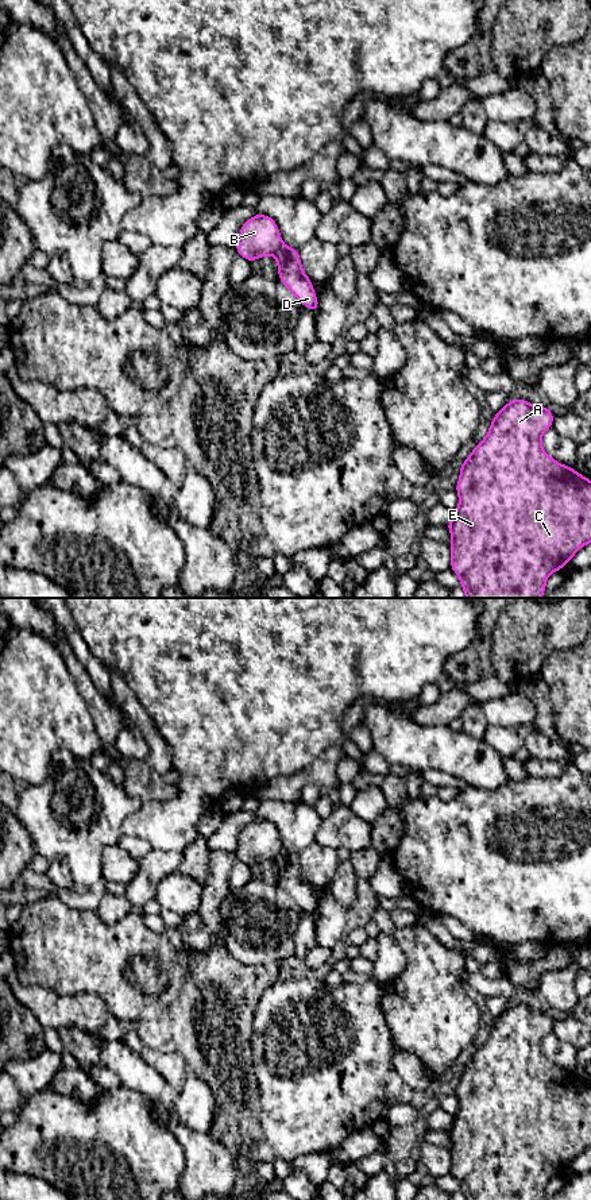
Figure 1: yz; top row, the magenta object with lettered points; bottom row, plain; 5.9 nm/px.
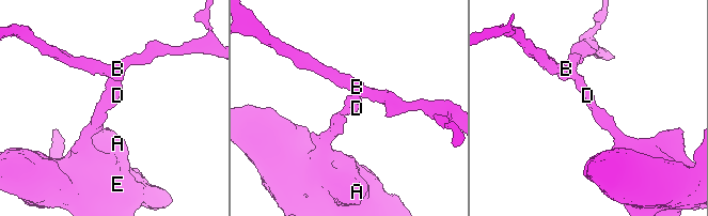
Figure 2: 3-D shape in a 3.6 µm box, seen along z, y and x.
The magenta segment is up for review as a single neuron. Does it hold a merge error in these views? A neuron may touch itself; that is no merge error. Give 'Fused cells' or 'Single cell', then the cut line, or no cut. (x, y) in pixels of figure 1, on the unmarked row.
Fused cells. Split along yz (282, 847), (274, 859)

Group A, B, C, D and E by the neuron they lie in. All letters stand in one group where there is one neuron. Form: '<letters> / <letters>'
A C D E / B

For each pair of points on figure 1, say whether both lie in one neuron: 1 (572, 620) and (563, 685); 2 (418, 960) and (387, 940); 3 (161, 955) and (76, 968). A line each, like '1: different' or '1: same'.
1: different
2: different
3: same

